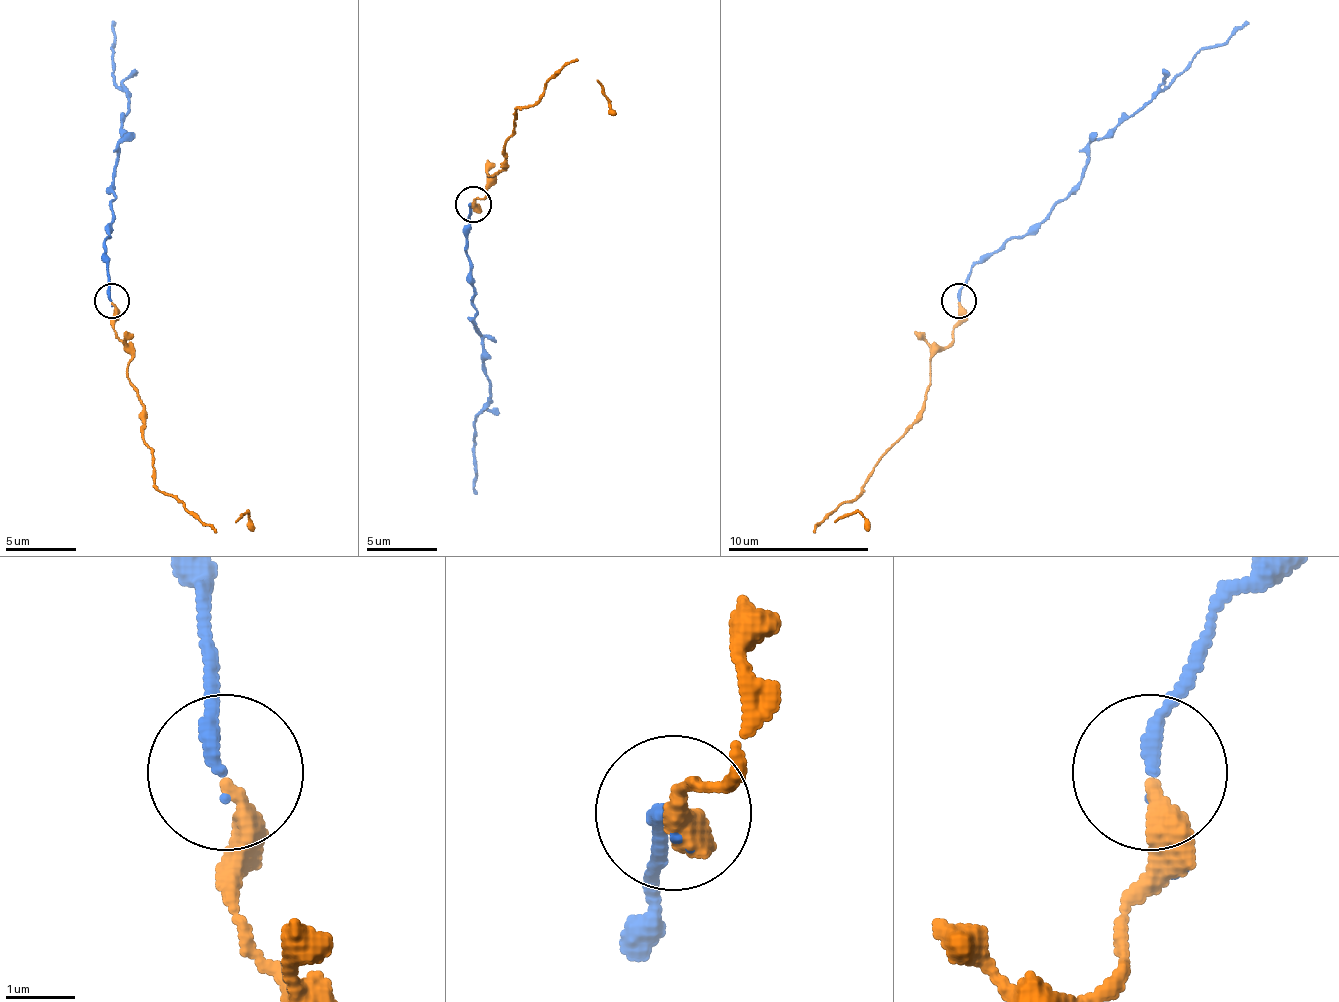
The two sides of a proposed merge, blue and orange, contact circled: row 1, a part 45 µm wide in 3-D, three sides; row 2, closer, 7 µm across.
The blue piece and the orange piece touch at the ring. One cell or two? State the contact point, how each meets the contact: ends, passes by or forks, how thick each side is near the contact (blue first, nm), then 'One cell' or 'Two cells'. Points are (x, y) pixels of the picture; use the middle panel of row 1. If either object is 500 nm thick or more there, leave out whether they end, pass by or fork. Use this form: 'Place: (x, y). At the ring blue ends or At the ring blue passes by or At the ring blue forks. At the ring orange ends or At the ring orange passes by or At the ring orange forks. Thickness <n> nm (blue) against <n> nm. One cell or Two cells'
Place: (473, 204). At the ring blue passes by. At the ring orange ends. Thickness 150 nm (blue) against 320 nm. One cell

